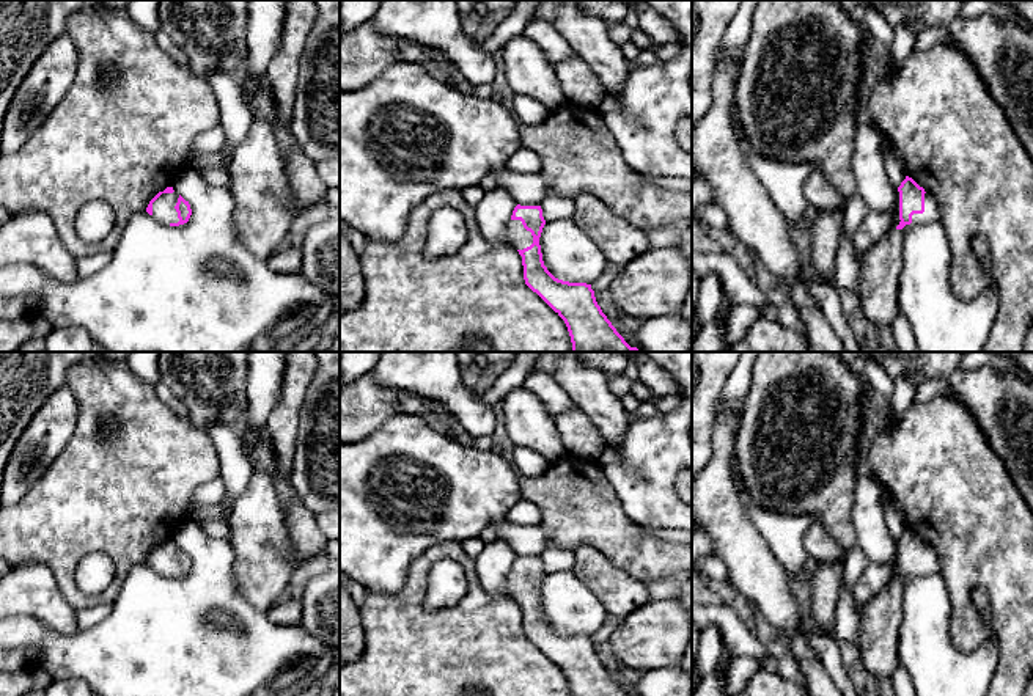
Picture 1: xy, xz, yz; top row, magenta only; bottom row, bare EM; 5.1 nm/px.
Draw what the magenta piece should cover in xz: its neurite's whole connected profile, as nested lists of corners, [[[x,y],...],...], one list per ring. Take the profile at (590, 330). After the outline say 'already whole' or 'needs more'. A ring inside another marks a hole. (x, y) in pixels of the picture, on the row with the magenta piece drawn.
[[[517,204],[508,228],[509,245],[522,256],[525,284],[564,321],[572,352],[641,352],[637,347],[630,347],[602,313],[591,284],[563,281],[547,270],[539,245],[544,225],[546,220],[541,206]]]; needs more

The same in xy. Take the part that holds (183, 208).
[[[173,187],[159,192],[148,204],[146,212],[157,222],[170,226],[179,226],[189,222],[192,209]]]; needs more

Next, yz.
[[[906,176],[898,192],[899,225],[858,259],[860,310],[876,327],[890,327],[899,313],[898,283],[902,267],[902,228],[942,220],[934,196],[912,178]]]; needs more

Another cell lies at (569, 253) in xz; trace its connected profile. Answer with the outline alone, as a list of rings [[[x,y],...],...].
[[[572,220],[547,222],[539,245],[544,266],[563,281],[591,284],[608,264],[602,248]]]

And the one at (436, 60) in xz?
[[[426,46],[425,58],[417,63],[437,82],[443,83],[447,79],[447,64],[451,63],[451,58],[440,47]]]

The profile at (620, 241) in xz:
[[[583,193],[574,203],[572,222],[602,248],[610,264],[623,267],[649,248],[646,233],[613,214],[597,196]]]

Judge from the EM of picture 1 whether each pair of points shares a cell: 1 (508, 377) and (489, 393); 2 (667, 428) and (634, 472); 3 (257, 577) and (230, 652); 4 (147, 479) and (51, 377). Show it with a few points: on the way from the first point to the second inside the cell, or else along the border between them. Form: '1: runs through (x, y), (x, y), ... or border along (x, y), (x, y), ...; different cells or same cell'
1: runs through (503, 382), (494, 391); same cell
2: runs through (665, 439), (645, 461); same cell
3: border along (233, 567), (238, 591), (264, 613); different cells
4: border along (69, 368), (65, 384); different cells

